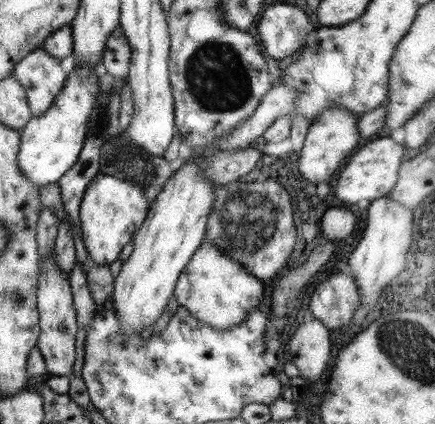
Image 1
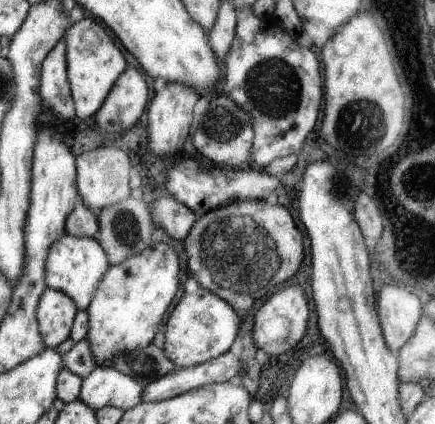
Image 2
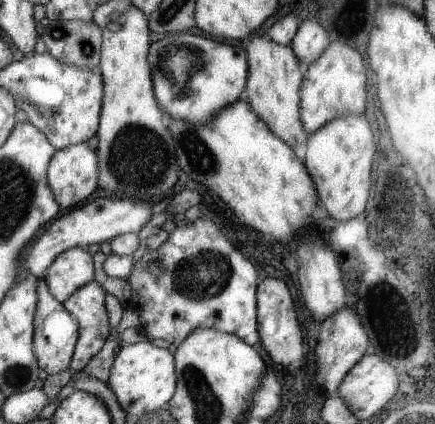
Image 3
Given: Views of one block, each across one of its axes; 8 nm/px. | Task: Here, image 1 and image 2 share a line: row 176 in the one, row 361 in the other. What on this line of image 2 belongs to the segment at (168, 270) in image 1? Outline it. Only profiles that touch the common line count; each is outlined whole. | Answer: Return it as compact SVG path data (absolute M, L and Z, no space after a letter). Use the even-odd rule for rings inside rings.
M202 287L191 294L184 293L167 322L165 322L165 343L163 351L175 367L186 368L216 358L230 348L237 336L240 315L225 300L211 294Z

